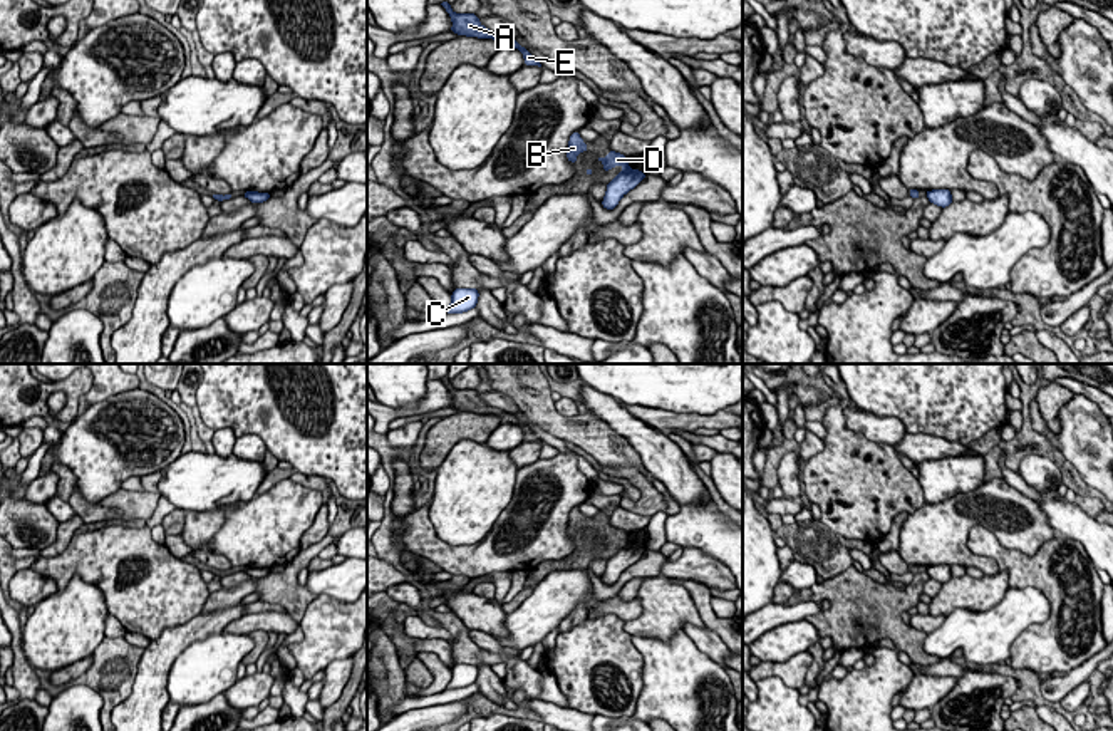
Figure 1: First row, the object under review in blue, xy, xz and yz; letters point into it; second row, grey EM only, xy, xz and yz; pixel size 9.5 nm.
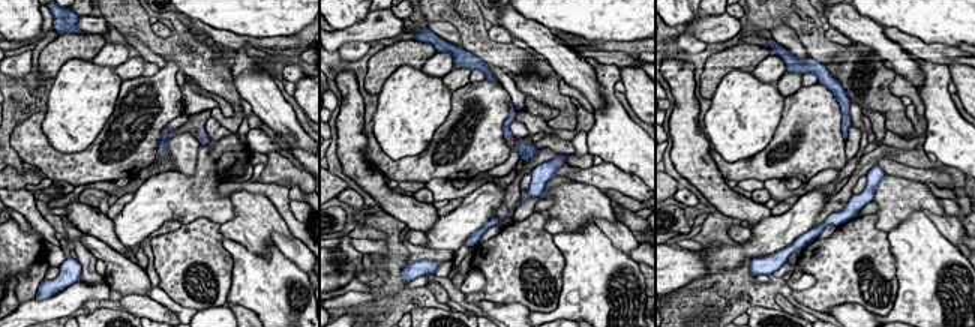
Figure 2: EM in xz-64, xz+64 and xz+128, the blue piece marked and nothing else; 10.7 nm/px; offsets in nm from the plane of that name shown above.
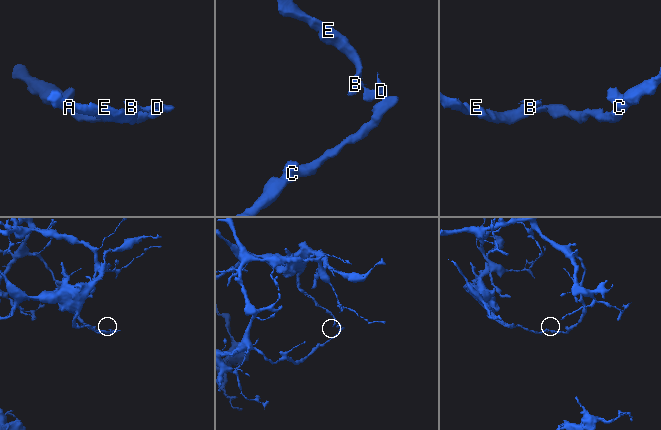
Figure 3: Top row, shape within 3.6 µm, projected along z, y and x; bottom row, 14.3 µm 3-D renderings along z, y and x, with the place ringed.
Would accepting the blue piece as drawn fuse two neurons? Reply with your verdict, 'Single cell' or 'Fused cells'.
Fused cells

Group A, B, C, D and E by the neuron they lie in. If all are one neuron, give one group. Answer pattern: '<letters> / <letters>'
A B D E / C

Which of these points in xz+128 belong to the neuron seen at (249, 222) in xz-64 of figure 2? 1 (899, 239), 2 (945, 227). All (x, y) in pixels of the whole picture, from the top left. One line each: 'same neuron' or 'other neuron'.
1: other neuron
2: other neuron

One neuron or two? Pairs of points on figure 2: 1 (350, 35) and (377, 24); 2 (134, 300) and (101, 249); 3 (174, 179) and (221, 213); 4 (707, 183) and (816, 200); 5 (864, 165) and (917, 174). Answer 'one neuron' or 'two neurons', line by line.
1: one neuron
2: two neurons
3: one neuron
4: two neurons
5: two neurons

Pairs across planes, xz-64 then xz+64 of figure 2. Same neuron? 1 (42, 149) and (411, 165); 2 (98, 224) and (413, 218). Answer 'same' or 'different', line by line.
1: same
2: same

